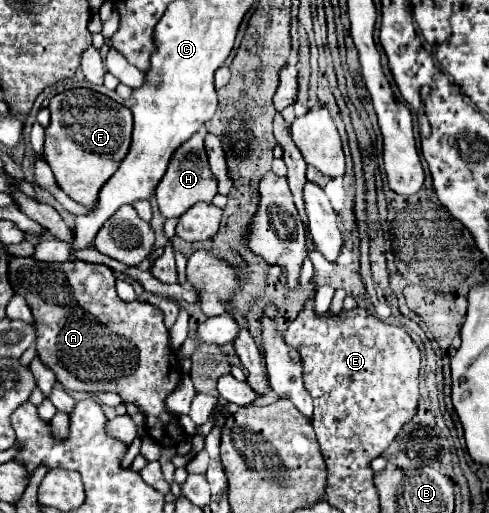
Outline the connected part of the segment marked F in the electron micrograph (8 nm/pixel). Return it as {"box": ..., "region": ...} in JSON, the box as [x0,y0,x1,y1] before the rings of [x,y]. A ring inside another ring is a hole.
{"box":[44,88,132,208],"region":[[[72,88],[56,94],[50,104],[50,124],[44,128],[44,158],[50,164],[58,186],[78,204],[92,208],[102,184],[118,170],[132,136],[132,112],[116,100],[88,90]]]}

